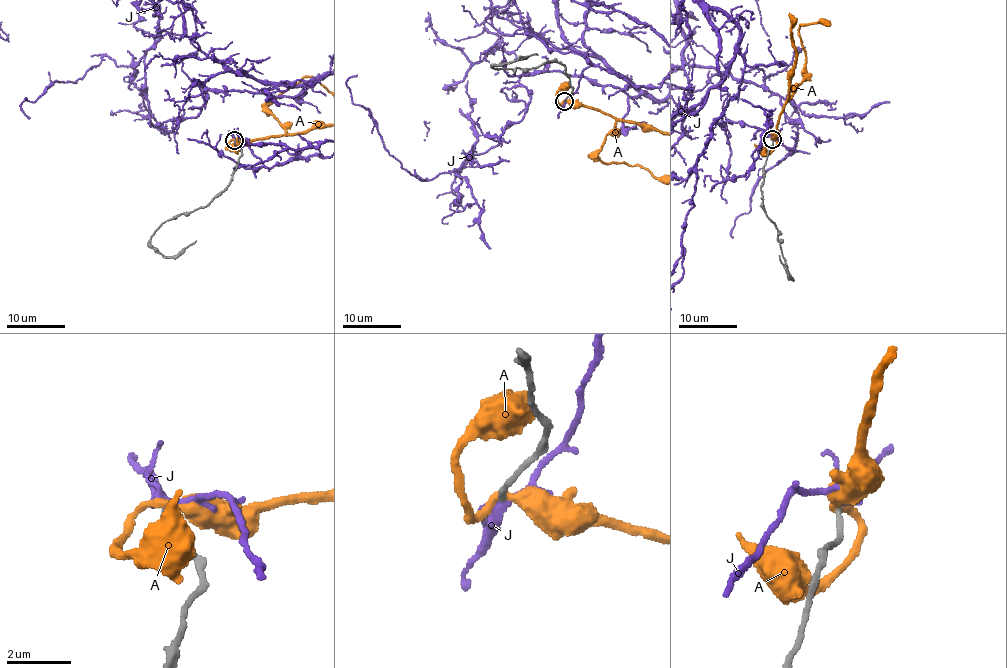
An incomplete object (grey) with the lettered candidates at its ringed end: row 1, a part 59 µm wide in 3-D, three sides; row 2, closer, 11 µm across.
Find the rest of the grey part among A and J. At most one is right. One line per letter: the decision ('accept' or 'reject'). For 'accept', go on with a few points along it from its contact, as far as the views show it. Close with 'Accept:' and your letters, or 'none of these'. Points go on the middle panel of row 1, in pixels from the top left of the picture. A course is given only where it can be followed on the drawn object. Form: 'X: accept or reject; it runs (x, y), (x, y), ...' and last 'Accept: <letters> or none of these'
A: reject
J: reject
Accept: none of these

